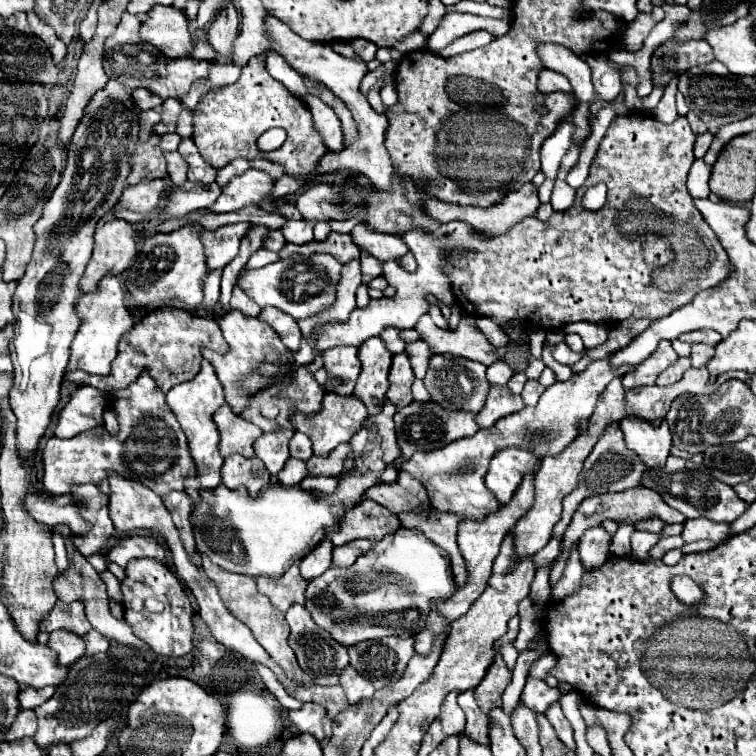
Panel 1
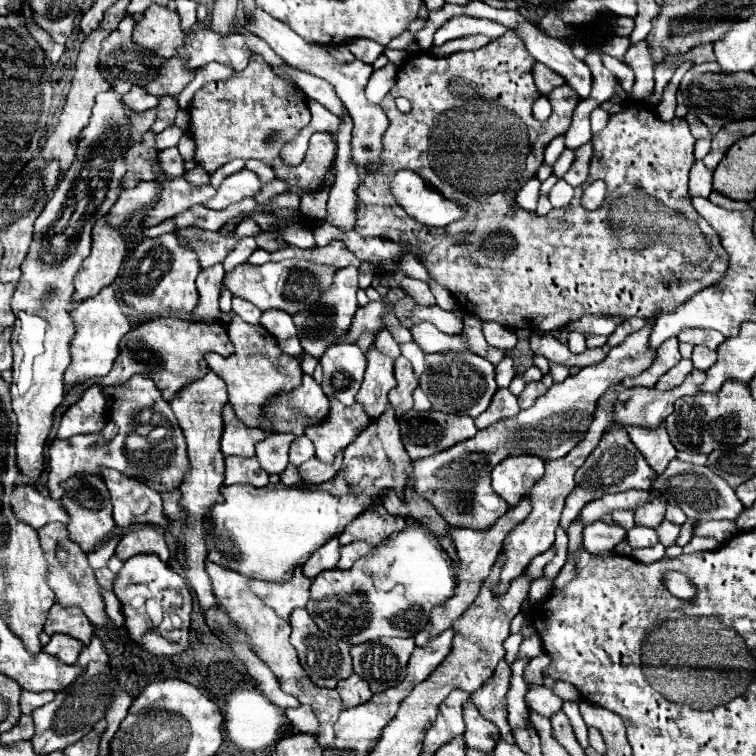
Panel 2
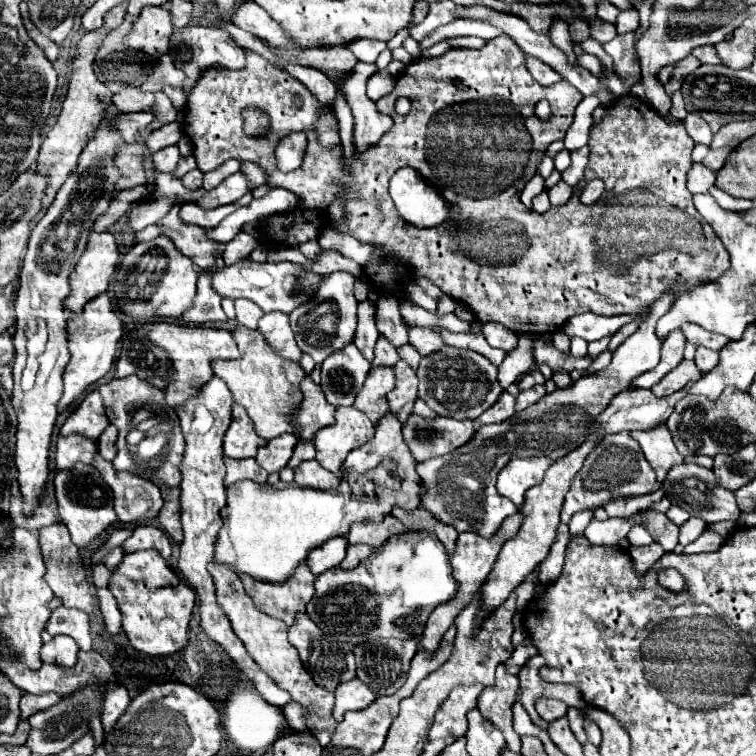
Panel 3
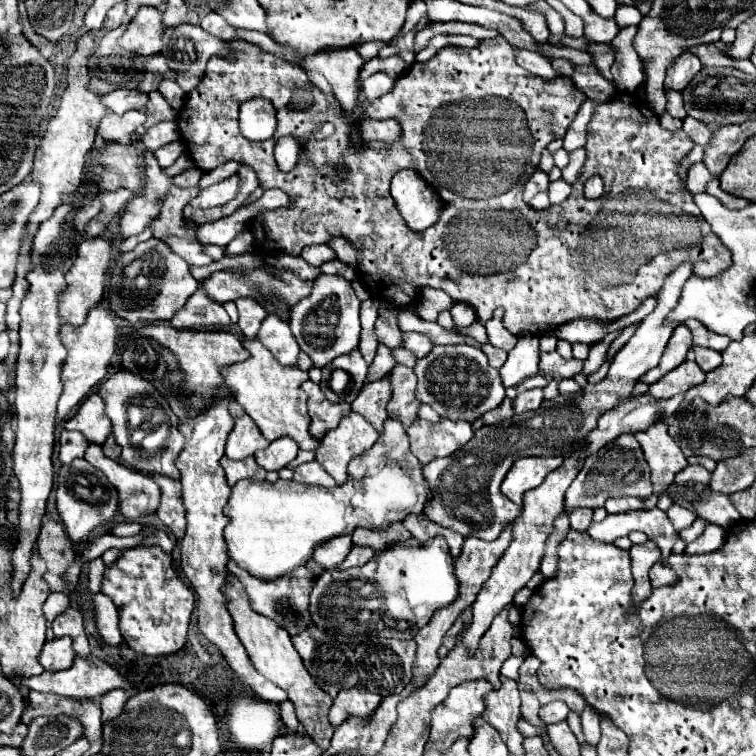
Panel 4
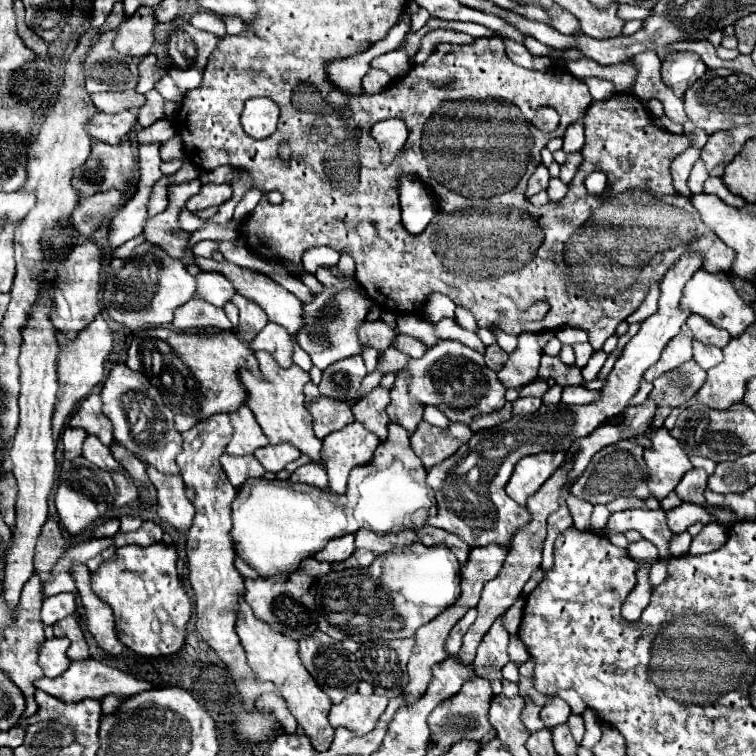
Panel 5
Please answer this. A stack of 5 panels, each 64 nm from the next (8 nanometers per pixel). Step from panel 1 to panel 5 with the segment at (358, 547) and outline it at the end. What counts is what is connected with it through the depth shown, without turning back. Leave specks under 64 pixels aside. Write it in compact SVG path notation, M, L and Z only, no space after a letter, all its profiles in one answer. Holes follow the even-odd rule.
M358 548L348 560L340 562L336 568L338 570L344 570L344 568L366 568L366 566L370 566L374 562L374 558L376 558L374 552L364 550L364 548Z

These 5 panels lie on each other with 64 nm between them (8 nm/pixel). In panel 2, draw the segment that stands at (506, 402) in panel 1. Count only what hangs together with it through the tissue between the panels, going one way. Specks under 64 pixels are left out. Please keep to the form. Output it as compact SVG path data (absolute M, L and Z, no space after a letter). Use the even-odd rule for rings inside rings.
M500 388L496 392L496 396L492 398L492 404L488 410L484 410L474 422L476 422L476 428L488 428L490 424L494 422L500 422L504 418L512 418L520 412L520 406L518 406L518 398L514 394L510 394L510 390L506 388Z

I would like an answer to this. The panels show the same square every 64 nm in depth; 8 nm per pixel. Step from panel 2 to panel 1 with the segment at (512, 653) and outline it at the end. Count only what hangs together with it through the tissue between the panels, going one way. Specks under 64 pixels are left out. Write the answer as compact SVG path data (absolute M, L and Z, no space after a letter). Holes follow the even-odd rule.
M506 644L506 646L502 646L502 648L500 648L500 652L502 652L502 658L504 658L506 666L512 670L519 656L518 650L516 650L516 648L512 648L512 644Z

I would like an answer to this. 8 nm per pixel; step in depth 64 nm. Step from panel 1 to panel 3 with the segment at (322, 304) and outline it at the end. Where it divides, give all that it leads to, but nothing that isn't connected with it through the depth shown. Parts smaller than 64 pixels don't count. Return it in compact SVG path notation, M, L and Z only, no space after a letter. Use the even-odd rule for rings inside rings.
M242 260L238 264L226 266L220 272L216 272L212 276L212 288L222 298L232 298L232 300L248 298L248 300L256 302L264 312L282 310L282 312L290 314L298 304L304 304L306 300L310 300L310 296L318 288L320 280L322 280L322 276L312 274L312 272L304 272L298 264L290 264L290 262L258 264L252 260Z

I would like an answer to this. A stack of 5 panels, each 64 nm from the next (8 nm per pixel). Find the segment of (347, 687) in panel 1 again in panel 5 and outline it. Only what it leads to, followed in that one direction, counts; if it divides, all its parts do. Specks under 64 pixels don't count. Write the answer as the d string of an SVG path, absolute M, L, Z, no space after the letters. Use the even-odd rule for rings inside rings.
M354 692L352 696L346 696L342 704L334 704L328 718L334 728L344 726L352 730L356 736L364 736L376 726L386 706L388 706L386 696L378 696L378 694L362 696Z

